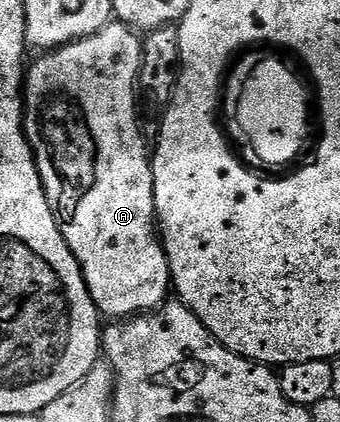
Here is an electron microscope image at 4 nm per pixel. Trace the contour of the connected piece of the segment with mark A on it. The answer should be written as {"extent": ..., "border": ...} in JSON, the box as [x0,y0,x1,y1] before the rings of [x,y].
{"extent":[24,23,172,319],"border":[[[110,23],[102,31],[98,31],[94,35],[89,37],[83,37],[81,41],[71,41],[68,45],[61,45],[59,49],[53,49],[51,51],[44,51],[39,54],[40,57],[36,62],[29,64],[26,69],[26,76],[24,78],[24,133],[28,137],[29,143],[32,145],[32,154],[36,156],[36,166],[40,172],[40,178],[44,184],[44,193],[48,196],[48,201],[52,204],[52,208],[56,214],[57,221],[60,222],[60,230],[62,235],[66,239],[66,243],[70,247],[70,251],[74,255],[74,259],[78,259],[80,264],[80,270],[82,275],[86,279],[86,287],[90,291],[90,295],[94,299],[97,309],[100,310],[101,314],[108,319],[127,319],[137,315],[143,315],[145,313],[153,312],[160,308],[164,304],[166,298],[170,293],[170,286],[172,284],[172,272],[168,266],[168,256],[164,250],[164,243],[160,240],[158,232],[158,222],[156,219],[156,208],[154,207],[154,175],[152,174],[152,158],[150,156],[150,145],[144,142],[144,133],[140,130],[140,121],[136,118],[136,109],[138,110],[138,86],[136,80],[140,74],[140,64],[144,58],[144,42],[141,34],[137,30],[129,29],[128,26],[119,23]]]}

